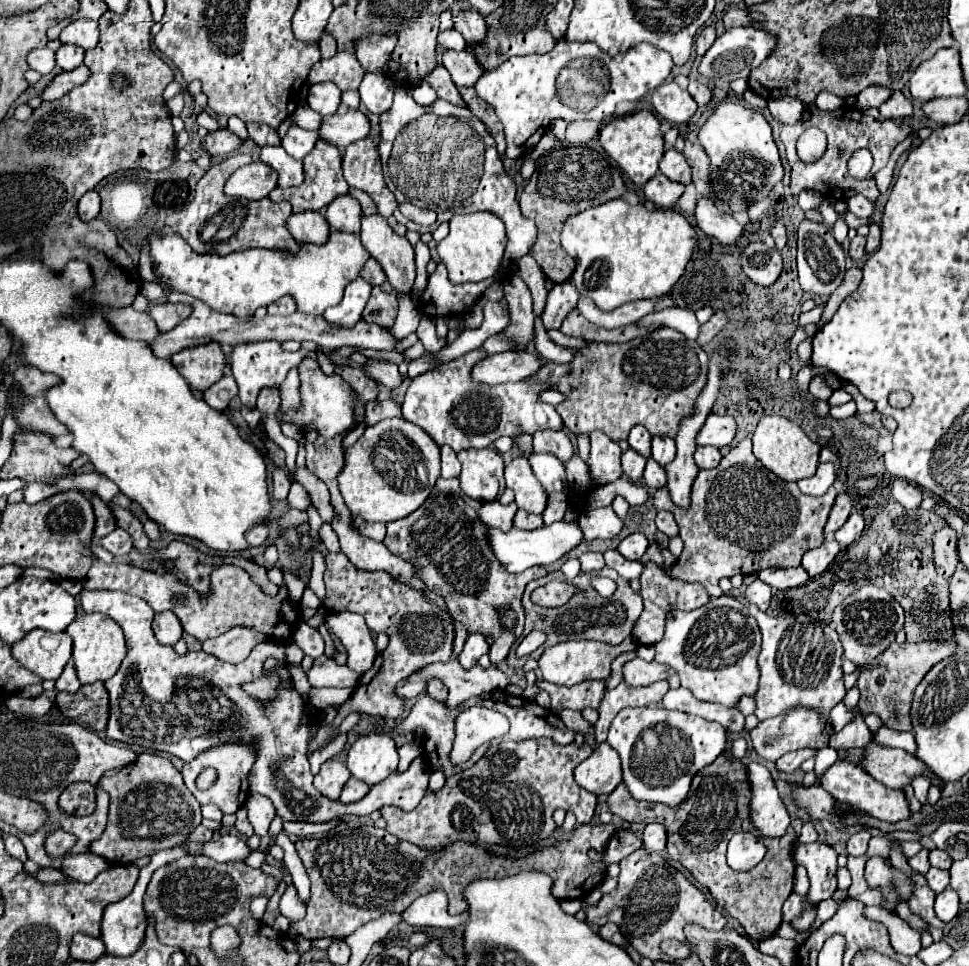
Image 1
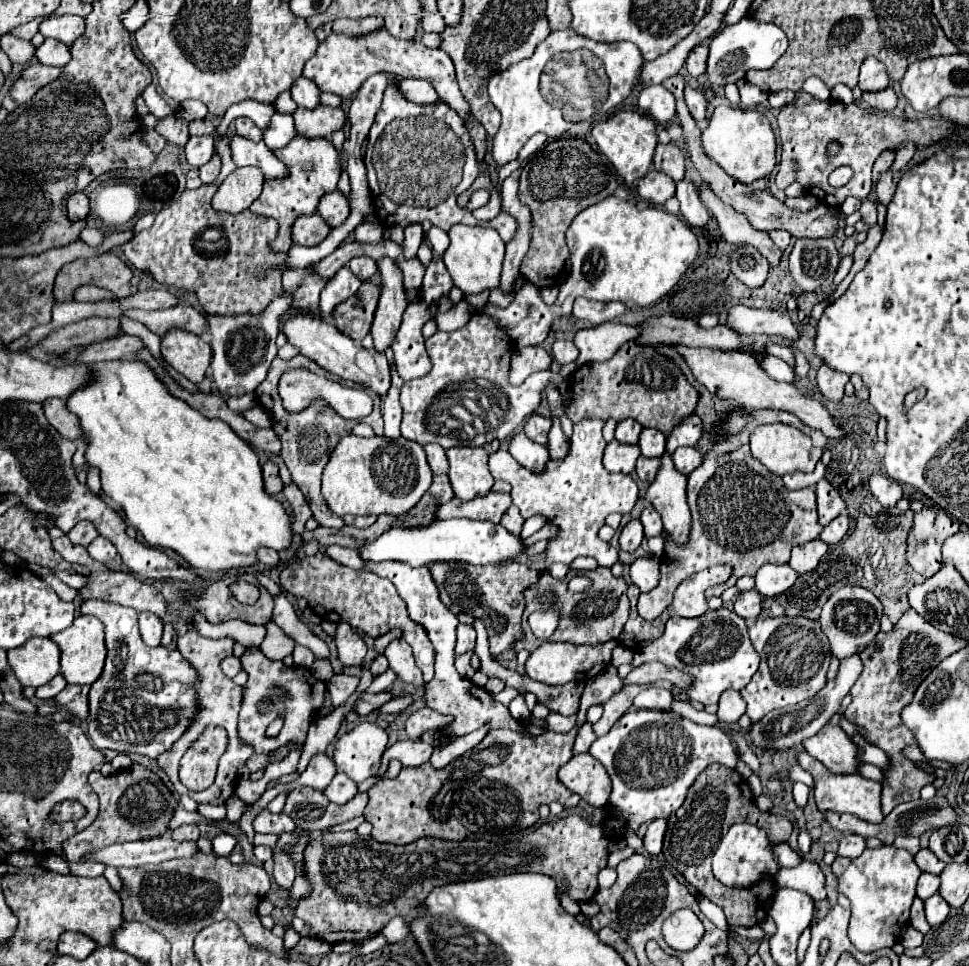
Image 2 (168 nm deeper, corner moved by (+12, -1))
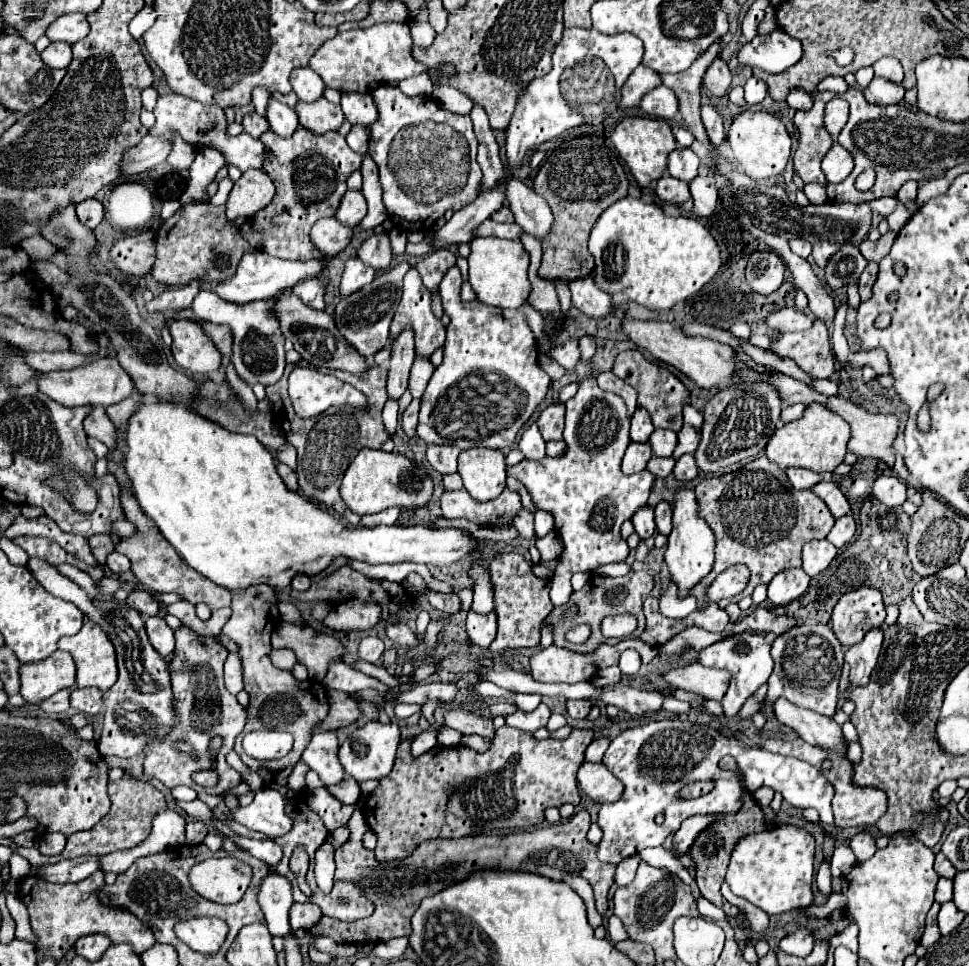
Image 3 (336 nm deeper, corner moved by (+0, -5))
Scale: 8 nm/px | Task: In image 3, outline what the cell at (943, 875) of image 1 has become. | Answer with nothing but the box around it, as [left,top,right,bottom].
[936,879,952,905]

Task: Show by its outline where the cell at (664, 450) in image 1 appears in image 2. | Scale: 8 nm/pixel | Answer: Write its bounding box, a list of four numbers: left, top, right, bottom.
[638,429,666,457]

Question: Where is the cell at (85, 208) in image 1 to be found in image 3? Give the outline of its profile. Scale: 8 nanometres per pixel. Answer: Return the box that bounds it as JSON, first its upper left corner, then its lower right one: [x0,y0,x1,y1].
[76,199,104,229]

